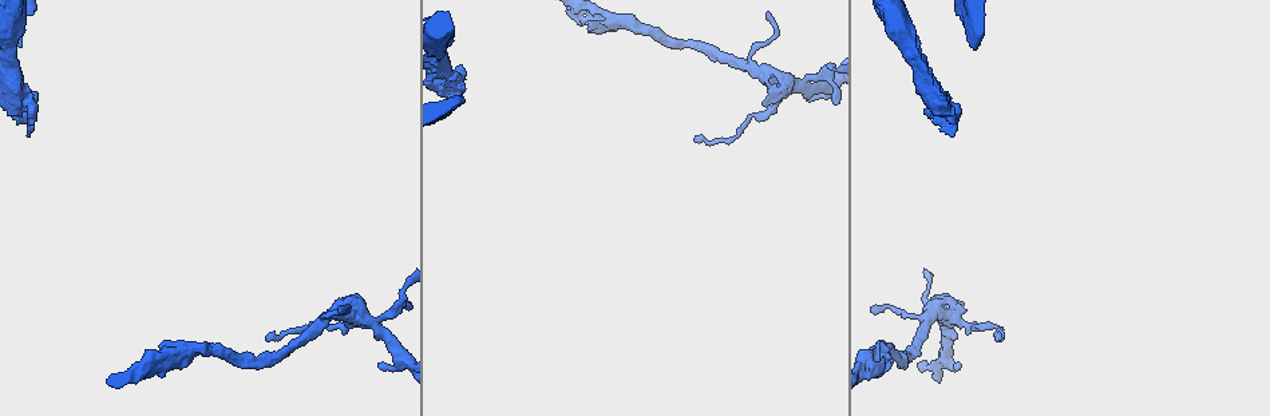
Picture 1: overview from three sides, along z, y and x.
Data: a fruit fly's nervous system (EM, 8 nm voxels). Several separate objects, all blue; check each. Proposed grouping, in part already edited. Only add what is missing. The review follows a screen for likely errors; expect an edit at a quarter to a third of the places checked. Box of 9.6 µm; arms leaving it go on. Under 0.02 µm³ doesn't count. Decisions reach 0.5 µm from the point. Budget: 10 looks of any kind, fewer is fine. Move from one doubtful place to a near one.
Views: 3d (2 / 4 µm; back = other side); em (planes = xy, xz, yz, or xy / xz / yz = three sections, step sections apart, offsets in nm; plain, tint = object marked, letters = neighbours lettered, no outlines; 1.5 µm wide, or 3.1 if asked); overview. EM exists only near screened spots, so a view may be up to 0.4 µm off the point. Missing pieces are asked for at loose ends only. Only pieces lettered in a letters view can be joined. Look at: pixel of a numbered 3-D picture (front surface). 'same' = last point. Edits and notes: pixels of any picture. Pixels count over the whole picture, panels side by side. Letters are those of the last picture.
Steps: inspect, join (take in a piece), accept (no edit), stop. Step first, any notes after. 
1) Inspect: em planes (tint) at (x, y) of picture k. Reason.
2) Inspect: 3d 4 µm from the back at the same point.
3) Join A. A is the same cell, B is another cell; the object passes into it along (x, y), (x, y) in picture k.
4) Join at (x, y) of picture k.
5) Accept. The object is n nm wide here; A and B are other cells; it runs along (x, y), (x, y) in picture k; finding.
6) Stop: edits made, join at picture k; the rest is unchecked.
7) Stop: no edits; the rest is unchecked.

Inspect: 3d 2 µm from the back at (159, 346) of picture 1. Free end.

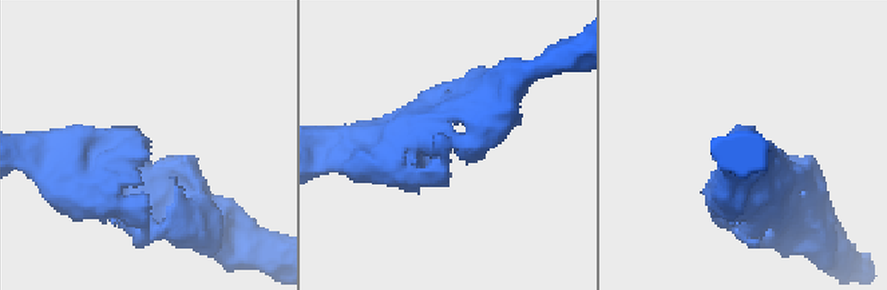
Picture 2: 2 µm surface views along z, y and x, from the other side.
Inspect: em xz step 4 (letters) at (149, 154) of picture 2.

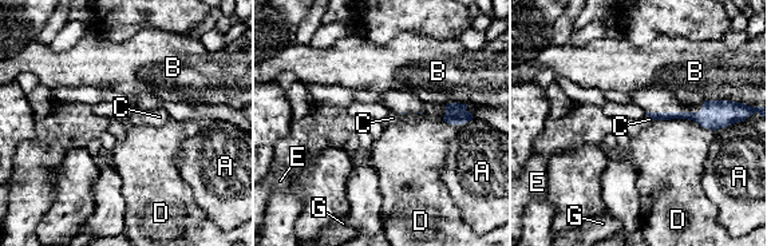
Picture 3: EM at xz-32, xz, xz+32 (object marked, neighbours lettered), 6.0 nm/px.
Accept. The longest contact is with D, 360 nm; A, B, C, D, E and G are other cells; it runs along (655, 115), (704, 116), (714, 126) in picture 3; no lettered piece goes on from it.

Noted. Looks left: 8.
Inspect: 3d 4 µm at (873, 313) of picture 1. Tapers out.

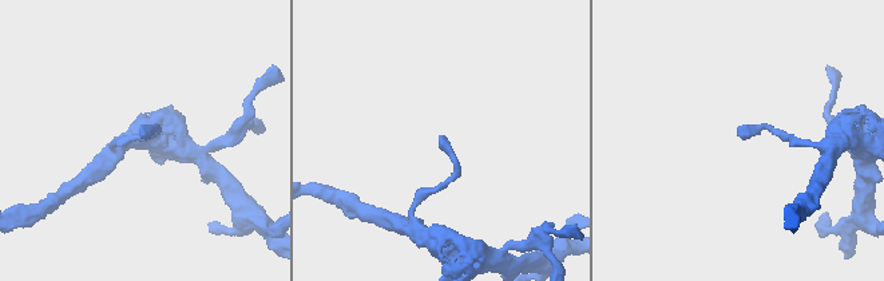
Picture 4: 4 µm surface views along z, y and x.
Inspect: em yz step 4 (letters) at (439, 137) of picture 4.

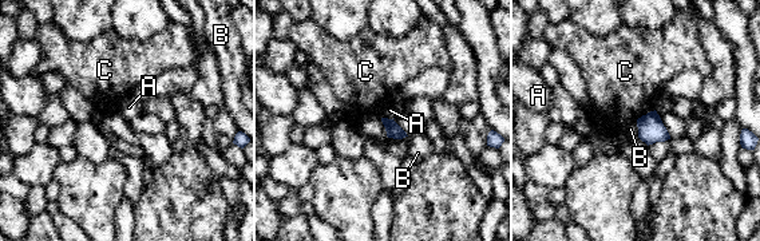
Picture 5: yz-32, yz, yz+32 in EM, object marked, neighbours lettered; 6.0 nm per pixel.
Accept. The object is 90 nm wide here; A, B and C are other cells; a border runs along (380, 118), (388, 137), (407, 137) in picture 5; none of them fits.

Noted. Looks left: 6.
Inspect: em xz step 8 (letters) at (952, 297) of picture 1. Branch stops here.

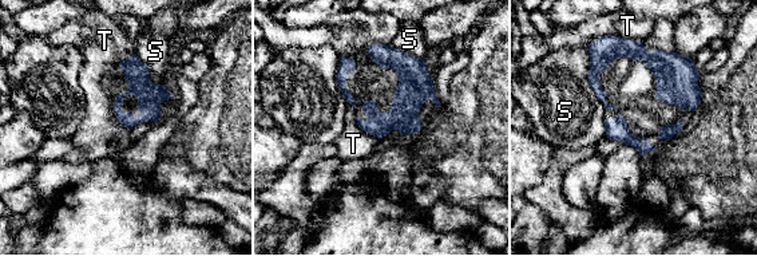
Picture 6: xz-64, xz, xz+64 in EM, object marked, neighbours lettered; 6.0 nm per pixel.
Inspect: em planes (letters) at the same point.

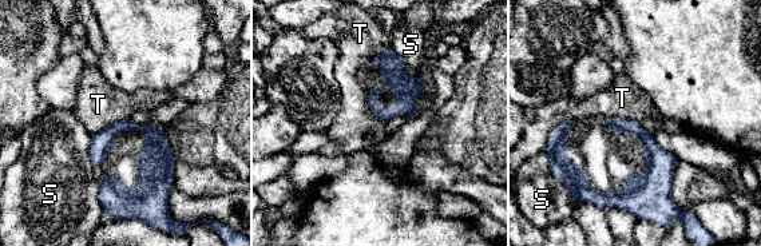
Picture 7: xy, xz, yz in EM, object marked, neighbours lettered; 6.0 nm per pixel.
Accept. S and T are other cells; a border runs along (606, 116), (635, 119), (653, 137) in picture 7; no lettered piece goes on from it.

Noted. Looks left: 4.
Inspect: em planes (letters) at (971, 45) of picture 1. Free end.

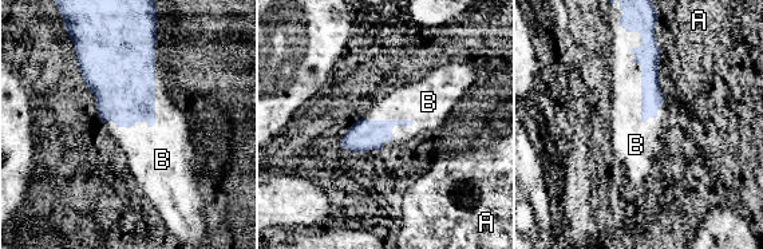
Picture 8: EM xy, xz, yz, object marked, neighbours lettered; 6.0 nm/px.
Join B. B is the same cell, A is another cell; the neuron continues.

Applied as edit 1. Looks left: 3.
Stop: edits made, join at picture 8; the rest is unchecked.

